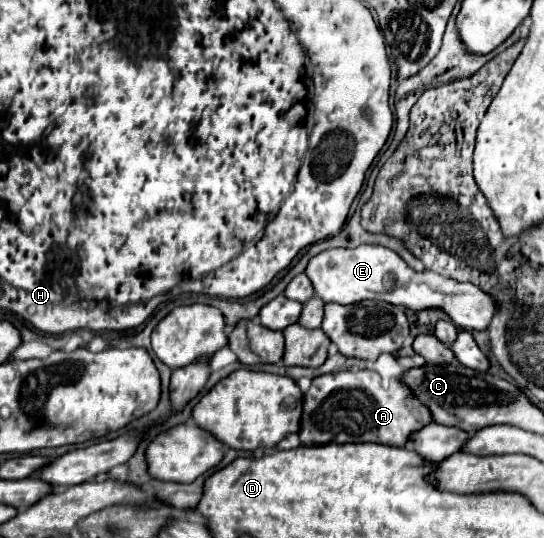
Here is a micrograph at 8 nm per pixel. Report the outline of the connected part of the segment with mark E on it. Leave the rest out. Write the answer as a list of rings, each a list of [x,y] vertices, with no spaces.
[[[384,246],[324,250],[310,258],[306,276],[312,280],[314,292],[324,302],[354,304],[360,300],[384,300],[412,310],[442,308],[450,316],[450,320],[464,330],[486,330],[498,308],[496,298],[484,294],[484,290],[480,290],[478,286],[444,278],[436,272],[414,272],[396,252]]]

